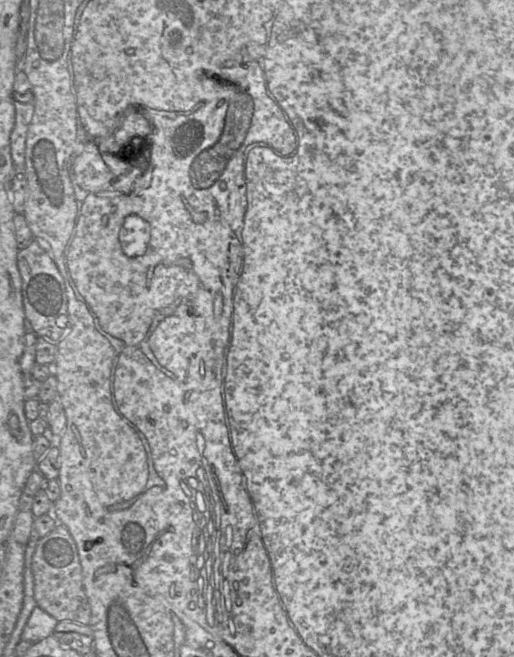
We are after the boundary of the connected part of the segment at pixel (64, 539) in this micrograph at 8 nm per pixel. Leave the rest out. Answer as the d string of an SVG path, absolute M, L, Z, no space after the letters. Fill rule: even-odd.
M57 524L46 536L38 539L32 557L34 598L38 607L58 621L90 625L91 609L86 595L82 566L77 546L68 529Z

